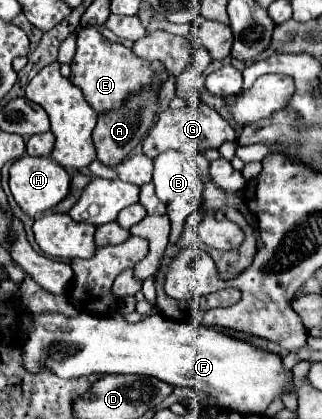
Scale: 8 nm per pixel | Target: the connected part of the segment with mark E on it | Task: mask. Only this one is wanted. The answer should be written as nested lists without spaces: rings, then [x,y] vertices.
[[[84,27],[78,33],[78,47],[72,59],[70,81],[84,91],[86,101],[96,113],[104,113],[108,109],[120,107],[122,99],[128,93],[138,91],[138,87],[150,85],[154,81],[154,73],[160,73],[160,69],[164,69],[164,65],[160,65],[158,61],[148,69],[148,61],[136,57],[126,45],[106,39],[96,27]]]

